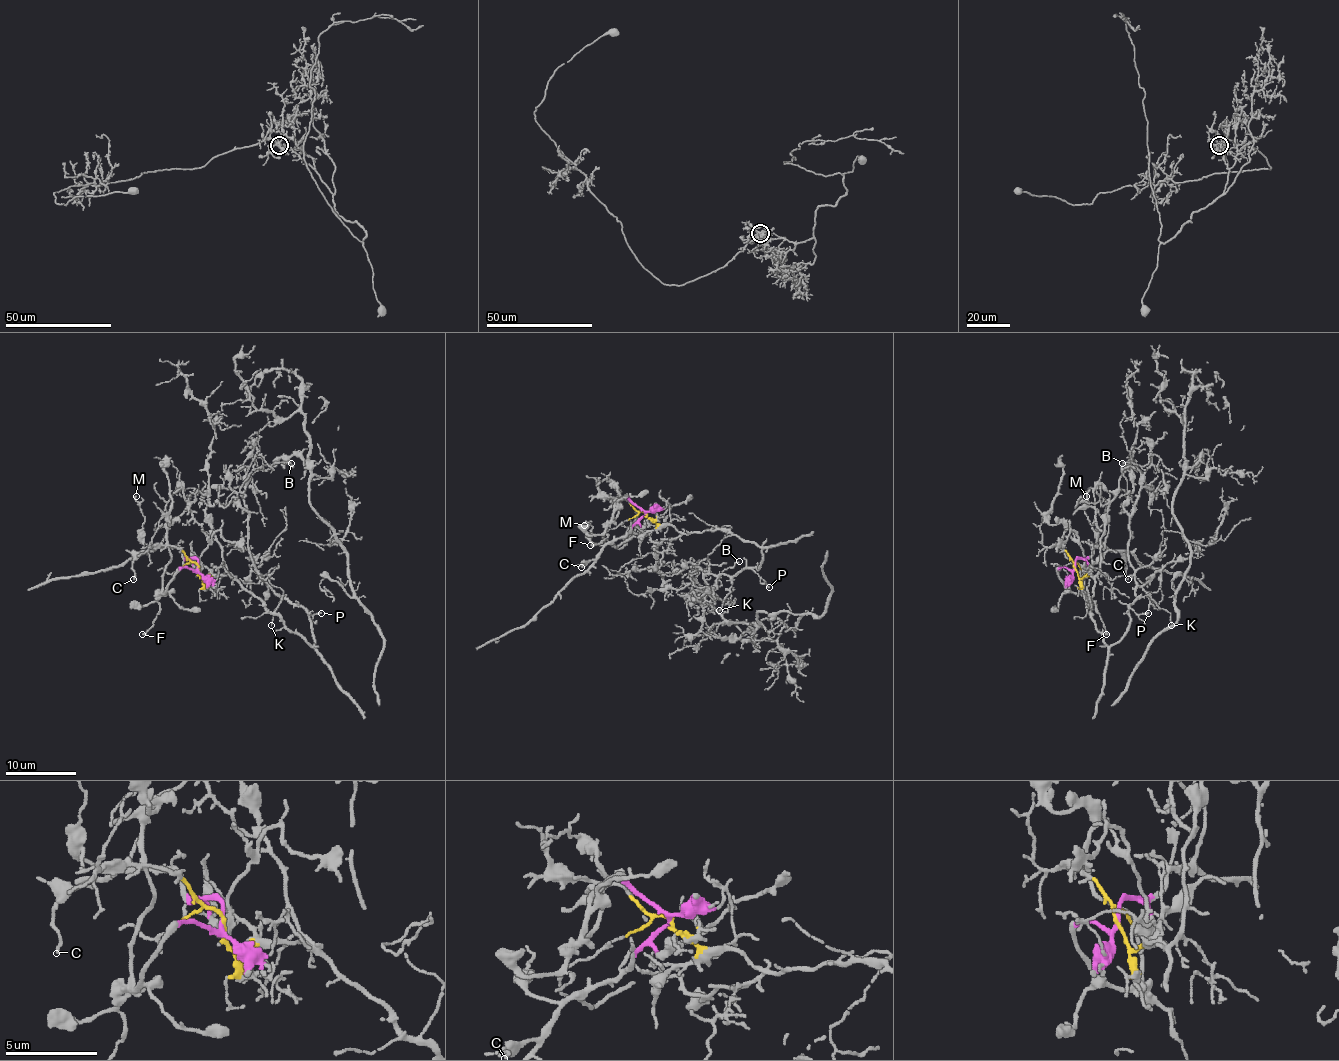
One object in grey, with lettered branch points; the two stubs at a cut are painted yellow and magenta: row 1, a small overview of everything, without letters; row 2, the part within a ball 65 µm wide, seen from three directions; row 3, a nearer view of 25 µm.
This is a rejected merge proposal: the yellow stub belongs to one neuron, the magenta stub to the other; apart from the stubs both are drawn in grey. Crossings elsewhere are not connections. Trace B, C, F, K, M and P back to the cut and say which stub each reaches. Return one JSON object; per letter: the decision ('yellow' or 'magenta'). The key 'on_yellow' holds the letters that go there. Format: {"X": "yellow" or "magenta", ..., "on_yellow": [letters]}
{"B": "yellow", "C": "magenta", "F": "magenta", "K": "yellow", "M": "magenta", "P": "yellow", "on_yellow": ["B", "K", "P"]}

